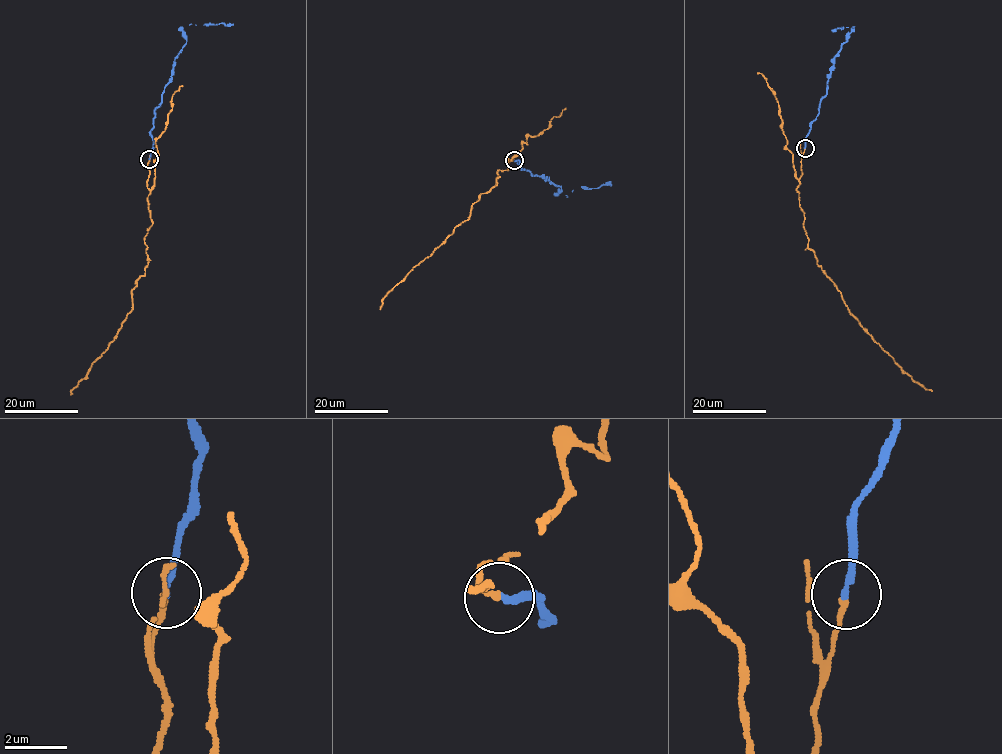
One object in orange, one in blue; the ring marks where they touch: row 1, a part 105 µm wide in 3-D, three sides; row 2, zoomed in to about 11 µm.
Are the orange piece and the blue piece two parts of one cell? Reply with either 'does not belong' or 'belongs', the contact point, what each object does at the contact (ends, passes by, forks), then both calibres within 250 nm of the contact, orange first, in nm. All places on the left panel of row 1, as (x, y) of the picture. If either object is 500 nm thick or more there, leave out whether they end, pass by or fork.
does not belong | (149, 159) | orange ends | blue ends | 180/200 nm

